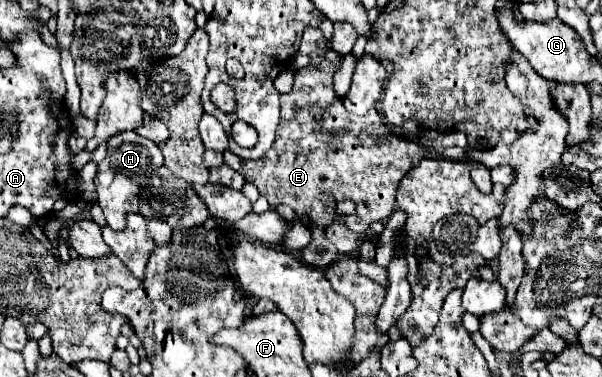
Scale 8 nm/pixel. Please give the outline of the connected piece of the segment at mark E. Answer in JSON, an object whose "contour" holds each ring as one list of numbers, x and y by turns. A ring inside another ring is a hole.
{"contour":[[312,55,312,63,316,63,316,65,320,65,320,67,302,67,302,69,298,69,296,73,294,73,294,87,292,87,292,91,290,93,284,93,284,95,280,95,280,111,282,111,282,115,280,115,280,123,278,123,278,133,276,133,276,141,274,141,274,145,270,147,270,151,260,159,260,161,244,161,244,159,240,159,238,155,232,155,230,151,226,151,224,153,224,163,226,165,230,165,232,169,236,169,238,173,242,173,244,175,244,179,246,181,252,181,256,187,258,187,258,191,260,191,260,195,264,195,266,199,268,199,268,203,272,205,272,207,276,207,278,203,286,203,286,205,290,205,292,209,294,209,294,213,298,215,298,219,302,219,302,217,308,217,310,219,310,223,306,225,308,229,310,229,310,233,312,233,312,241,300,251,300,257,302,257,302,261,304,263,308,263,308,265,312,265,312,267,318,267,318,269,326,269,330,263,328,261,336,261,338,259,338,253,336,253,336,249,334,247,322,247,322,239,324,239,324,227,326,225,330,225,332,221,334,221,334,217,338,217,338,213,336,213,336,207,338,207,338,203,342,203,342,201,354,201,356,203,356,211,354,213,350,213,350,215,342,215,342,219,344,219,344,225,350,229,350,231,360,231,360,233,364,233,368,227,370,227,370,223,374,223,374,221,386,221,388,217,390,217,390,213,396,209,396,187,398,187,398,183,400,183,400,179,410,171,410,167,414,167,422,157,444,157,444,159,452,159,452,161,466,161,466,163,474,163,472,159,470,159,470,155,474,153,474,151,486,151,488,147,484,147,484,143,476,143,476,147,446,147,446,149,440,149,440,151,430,151,430,149,426,149,426,147,422,147,418,141,410,141,410,139,406,139,406,137,400,137,400,135,396,135,396,133,392,133,382,121,374,121,374,123,366,123,368,119,364,119,364,121,352,121,352,115,344,109,344,105,342,105,342,99,338,99,336,95,334,95,334,89,332,89,332,85,324,85,324,83,328,83,328,79,332,79,332,75,334,75,334,71,336,71,336,67,328,61,328,59,324,59,324,57,320,57,320,55],[312,85,324,85,324,87,316,87,316,91,310,91,312,89],[306,91,310,91,308,95,312,95,312,99,316,99,316,103,308,103,308,107,300,107,300,105,304,105,304,99,306,99],[294,107,300,107,300,111,294,111]]}

